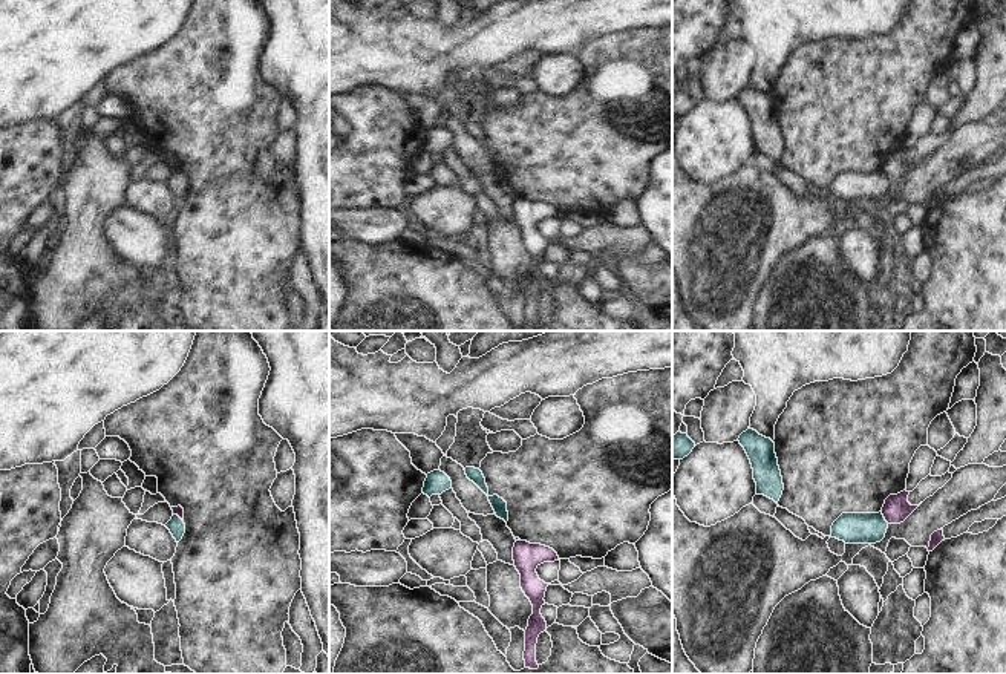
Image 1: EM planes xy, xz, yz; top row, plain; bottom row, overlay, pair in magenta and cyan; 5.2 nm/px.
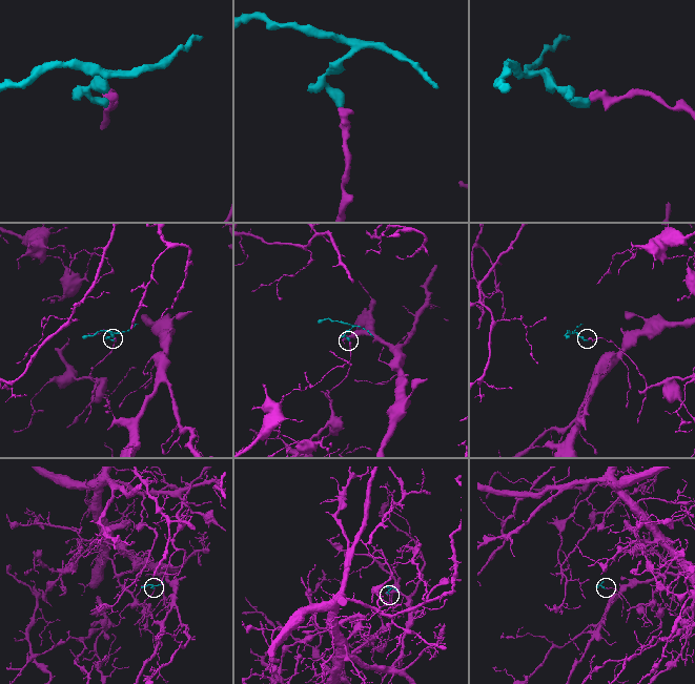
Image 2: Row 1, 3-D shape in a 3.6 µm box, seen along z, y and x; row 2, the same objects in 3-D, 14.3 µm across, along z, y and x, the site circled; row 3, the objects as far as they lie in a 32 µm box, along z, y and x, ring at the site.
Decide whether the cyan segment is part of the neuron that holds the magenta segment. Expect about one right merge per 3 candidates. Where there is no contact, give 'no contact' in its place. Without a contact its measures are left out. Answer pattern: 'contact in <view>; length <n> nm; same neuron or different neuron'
contact in yz; length 80 nm; different neuron

